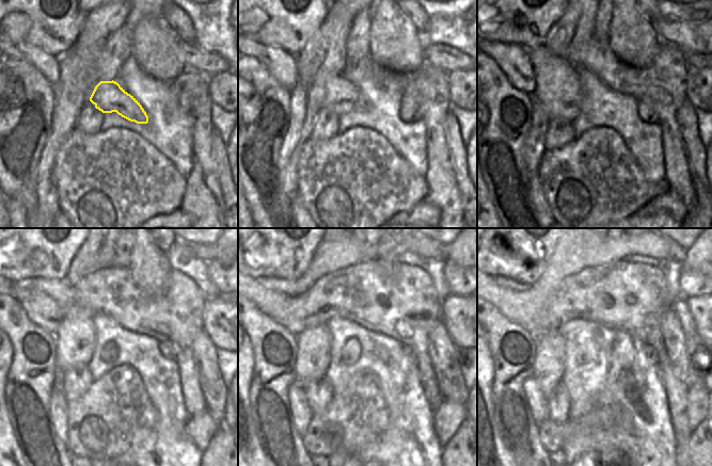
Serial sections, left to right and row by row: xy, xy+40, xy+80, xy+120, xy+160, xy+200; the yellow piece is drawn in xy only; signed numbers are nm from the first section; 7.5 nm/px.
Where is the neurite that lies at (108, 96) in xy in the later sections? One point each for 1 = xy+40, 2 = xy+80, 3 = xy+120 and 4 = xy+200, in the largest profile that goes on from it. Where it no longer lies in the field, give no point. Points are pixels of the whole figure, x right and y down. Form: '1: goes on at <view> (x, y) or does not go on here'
1: goes on at xy+40 (343, 93)
2: goes on at xy+80 (552, 73)
3: goes on at xy+120 (61, 291)
4: goes on at xy+200 (510, 283)

